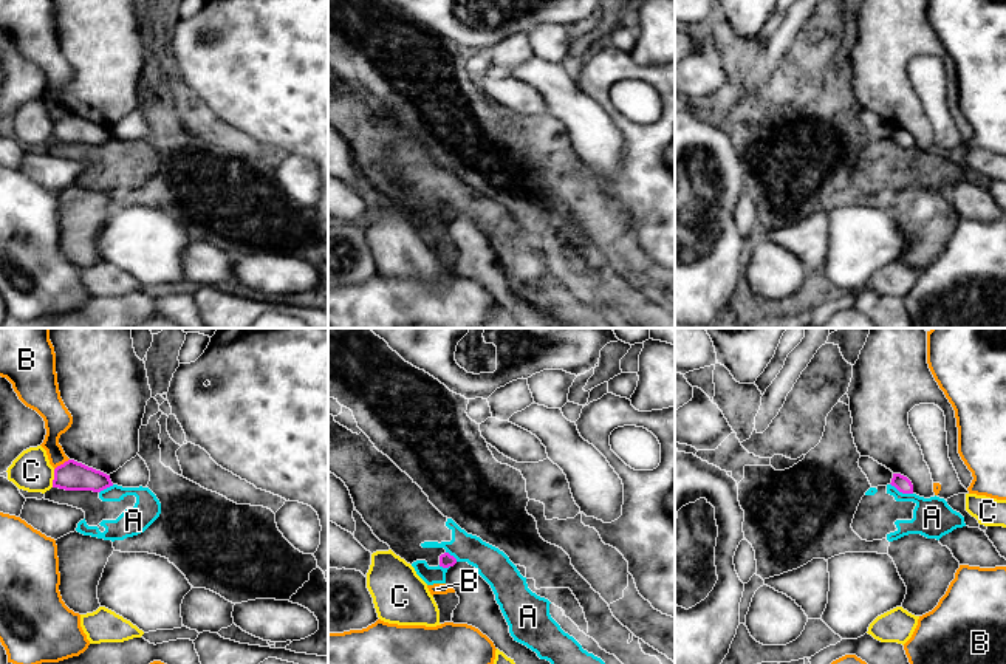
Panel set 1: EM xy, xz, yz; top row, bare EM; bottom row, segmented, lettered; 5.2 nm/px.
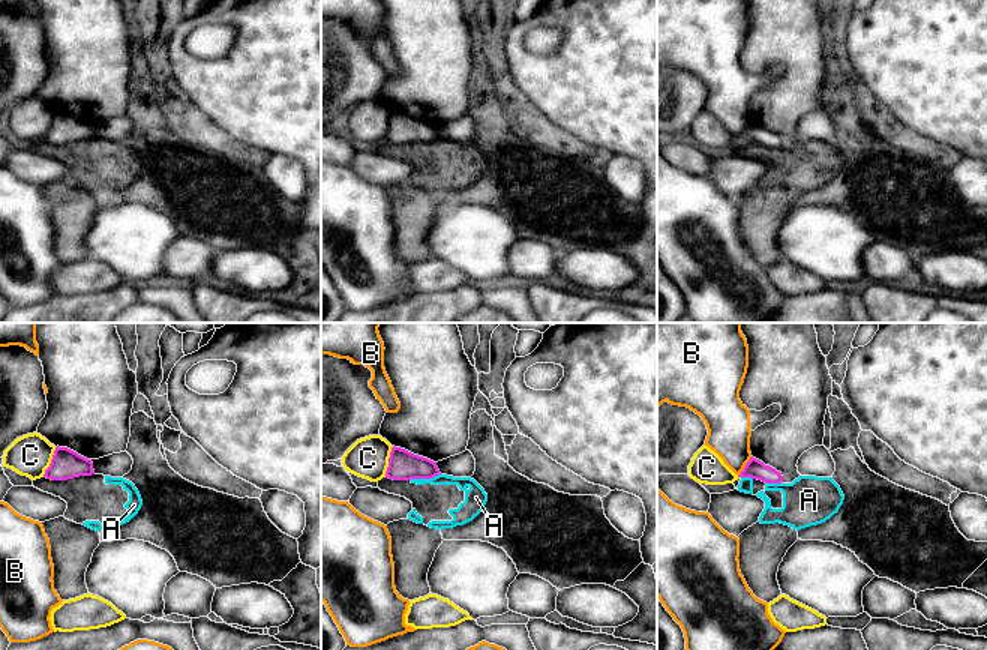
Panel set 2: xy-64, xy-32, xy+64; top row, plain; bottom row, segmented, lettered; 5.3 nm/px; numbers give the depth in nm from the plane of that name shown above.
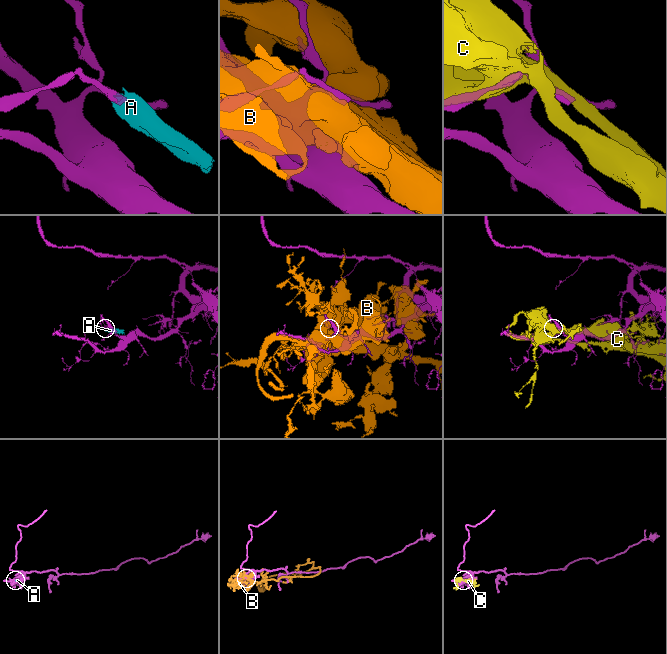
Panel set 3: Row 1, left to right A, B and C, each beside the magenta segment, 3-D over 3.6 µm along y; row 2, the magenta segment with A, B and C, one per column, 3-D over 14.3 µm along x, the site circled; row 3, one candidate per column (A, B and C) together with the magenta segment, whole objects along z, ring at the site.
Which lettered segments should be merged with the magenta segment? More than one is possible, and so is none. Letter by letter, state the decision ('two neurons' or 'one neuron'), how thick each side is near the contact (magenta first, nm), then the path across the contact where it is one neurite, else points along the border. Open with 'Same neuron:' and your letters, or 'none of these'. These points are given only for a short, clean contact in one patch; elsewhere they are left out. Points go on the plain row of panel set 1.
Same neuron: none of these
A: two neurons; 80 nm thick on the magenta side, 200 nm on the other; border along yz (890, 136), (899, 144), (912, 147)
B: two neurons; 160 nm thick on the magenta side, 140 nm on the other
C: two neurons; 160 nm thick on the magenta side, 200 nm on the other

